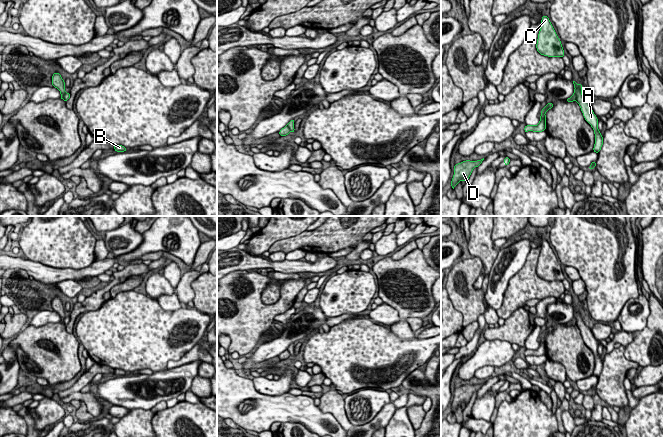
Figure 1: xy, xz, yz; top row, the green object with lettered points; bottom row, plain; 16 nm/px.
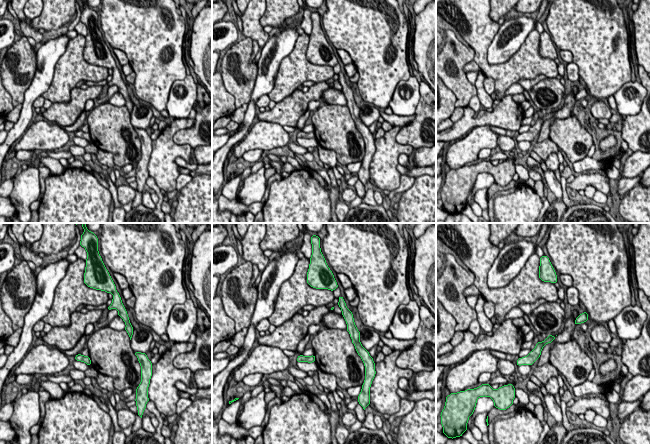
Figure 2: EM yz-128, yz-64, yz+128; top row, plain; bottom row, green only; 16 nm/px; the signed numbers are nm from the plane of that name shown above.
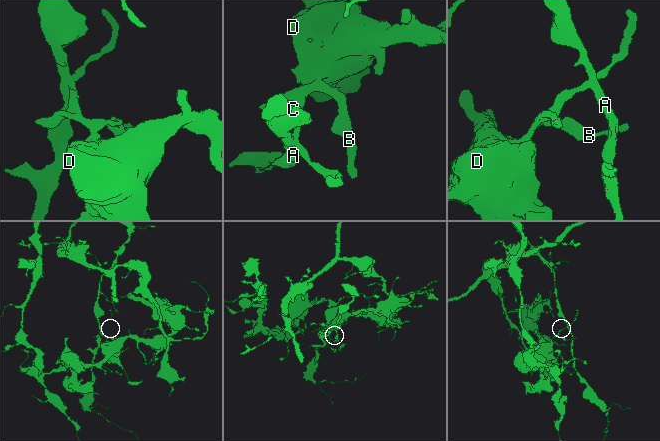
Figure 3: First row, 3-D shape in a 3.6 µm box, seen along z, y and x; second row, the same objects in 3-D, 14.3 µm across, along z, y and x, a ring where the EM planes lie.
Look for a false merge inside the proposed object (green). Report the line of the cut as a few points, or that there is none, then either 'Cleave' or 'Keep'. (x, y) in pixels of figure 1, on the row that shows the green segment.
Split along xz (287, 125), (290, 130). Cleave

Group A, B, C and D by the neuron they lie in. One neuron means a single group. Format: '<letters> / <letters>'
A C / B D

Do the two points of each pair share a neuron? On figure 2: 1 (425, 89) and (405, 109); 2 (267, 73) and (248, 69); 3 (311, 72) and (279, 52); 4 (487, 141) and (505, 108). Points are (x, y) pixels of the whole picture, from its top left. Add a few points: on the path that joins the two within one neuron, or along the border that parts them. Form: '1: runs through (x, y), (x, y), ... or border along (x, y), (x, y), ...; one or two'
1: border along (420, 83), (420, 99), (414, 113); two
2: border along (258, 64), (252, 93); two
3: border along (298, 35), (293, 49), (282, 60), (276, 77); two
4: border along (491, 126), (476, 126), (468, 132); two

